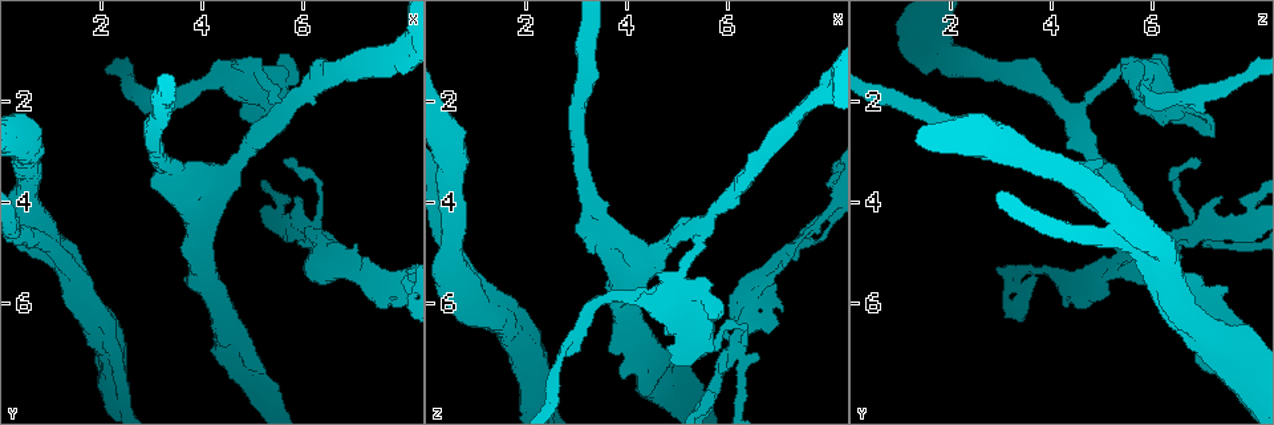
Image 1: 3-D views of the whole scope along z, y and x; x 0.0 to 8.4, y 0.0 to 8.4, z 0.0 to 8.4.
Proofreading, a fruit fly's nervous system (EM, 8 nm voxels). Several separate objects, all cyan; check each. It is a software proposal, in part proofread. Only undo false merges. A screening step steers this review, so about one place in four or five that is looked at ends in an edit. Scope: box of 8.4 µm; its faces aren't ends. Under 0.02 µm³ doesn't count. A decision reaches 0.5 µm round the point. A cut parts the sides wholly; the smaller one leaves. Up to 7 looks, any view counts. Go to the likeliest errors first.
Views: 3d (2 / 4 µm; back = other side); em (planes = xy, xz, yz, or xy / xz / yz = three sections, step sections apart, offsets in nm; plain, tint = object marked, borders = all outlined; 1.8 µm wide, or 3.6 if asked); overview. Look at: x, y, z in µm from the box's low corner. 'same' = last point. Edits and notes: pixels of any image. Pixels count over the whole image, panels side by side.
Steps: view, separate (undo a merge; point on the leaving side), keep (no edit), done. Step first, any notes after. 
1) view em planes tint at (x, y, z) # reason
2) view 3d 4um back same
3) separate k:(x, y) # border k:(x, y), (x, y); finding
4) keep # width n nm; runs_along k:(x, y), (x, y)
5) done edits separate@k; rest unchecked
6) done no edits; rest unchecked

view 3d 2um at (7.70, 6.00, 4.35) # touches itself

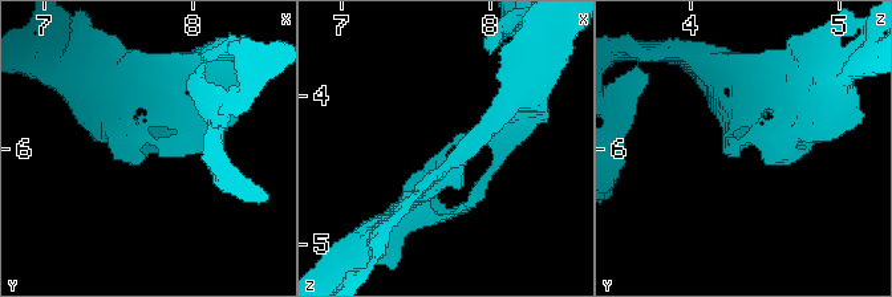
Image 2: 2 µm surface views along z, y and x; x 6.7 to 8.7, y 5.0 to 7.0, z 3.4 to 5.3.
view em xz step 4 tint at (7.66, 5.98, 4.40)

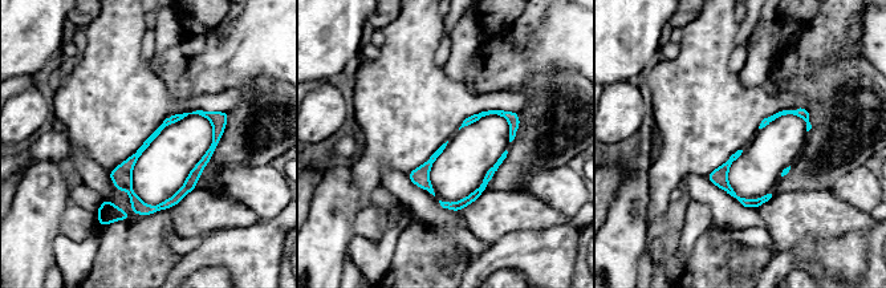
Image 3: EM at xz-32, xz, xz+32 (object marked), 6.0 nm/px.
view em planes tint same

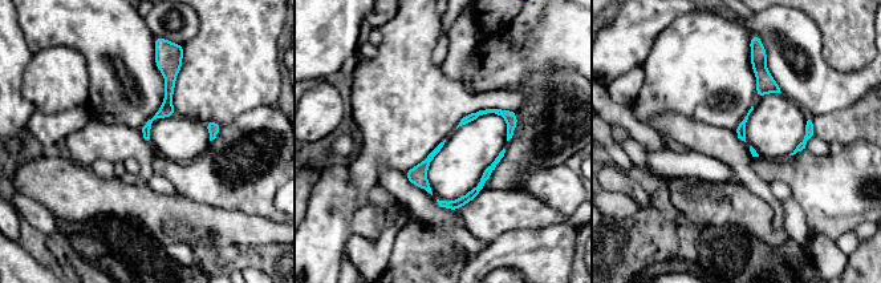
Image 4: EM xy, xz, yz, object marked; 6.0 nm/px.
keep # width 50 nm; one cell here

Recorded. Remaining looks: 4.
view em planes tint at (6.15, 4.55, 6.90) # side arm on a straight run

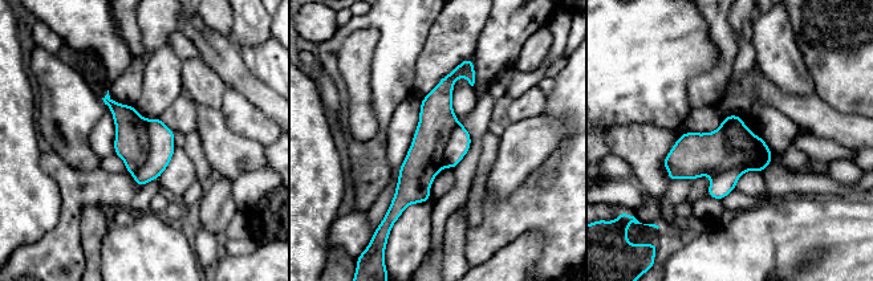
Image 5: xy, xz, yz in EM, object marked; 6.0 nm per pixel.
separate 5:(130, 145) # two cells meet here

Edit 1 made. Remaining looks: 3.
view 3d 4um back at (0.75, 4.55, 5.30)

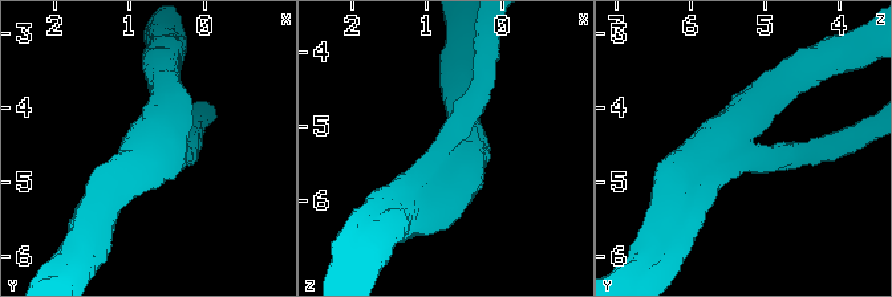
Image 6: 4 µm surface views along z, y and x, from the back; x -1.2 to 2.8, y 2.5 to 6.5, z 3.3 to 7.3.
view em 3.6um planes plain at (0.70, 4.60, 5.30) # now the EM

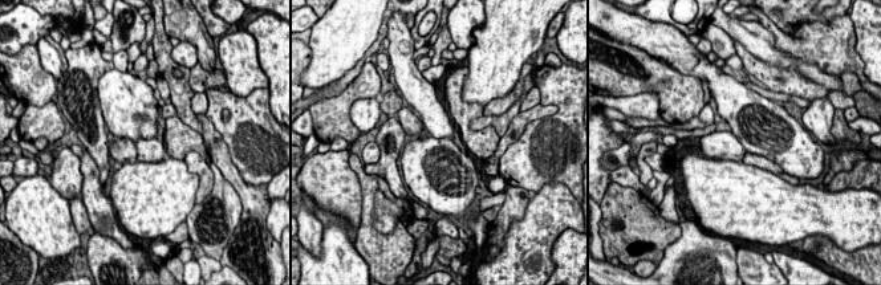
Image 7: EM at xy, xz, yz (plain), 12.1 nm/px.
view em 3.6um planes tint same

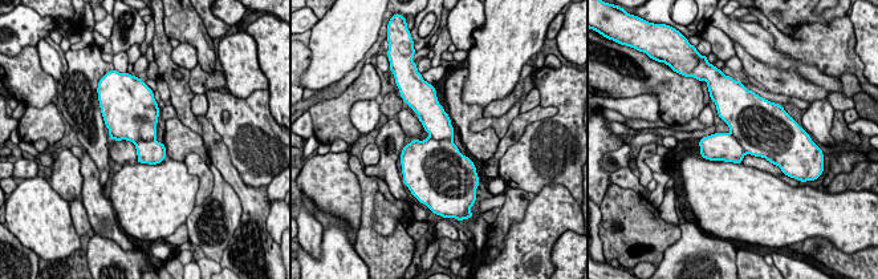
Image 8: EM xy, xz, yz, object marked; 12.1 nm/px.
keep # width 400 nm; one cell here

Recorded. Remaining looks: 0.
done edits separate@5; rest unchecked

